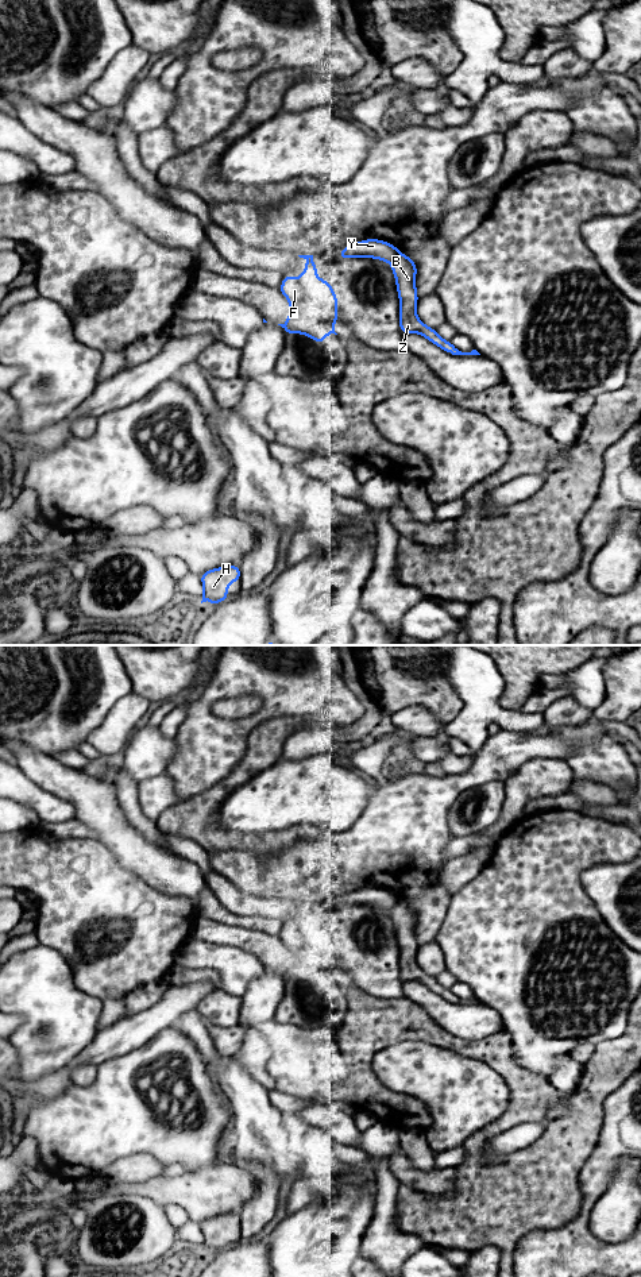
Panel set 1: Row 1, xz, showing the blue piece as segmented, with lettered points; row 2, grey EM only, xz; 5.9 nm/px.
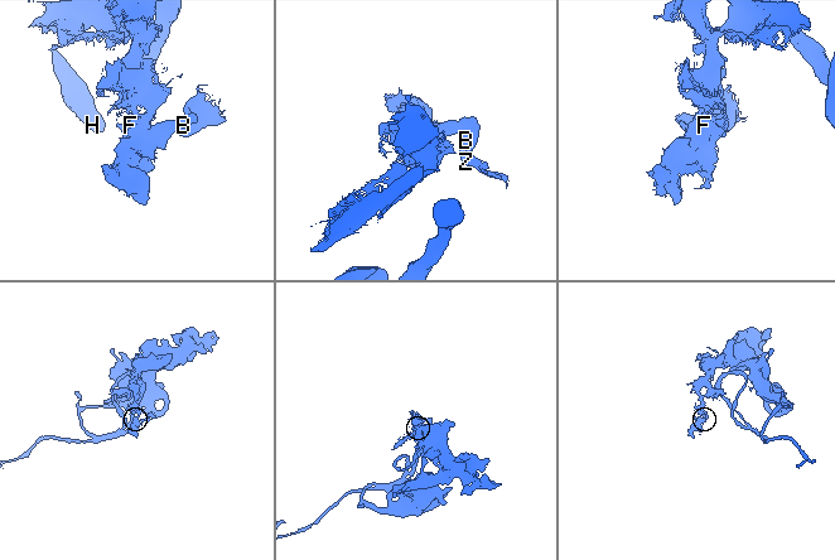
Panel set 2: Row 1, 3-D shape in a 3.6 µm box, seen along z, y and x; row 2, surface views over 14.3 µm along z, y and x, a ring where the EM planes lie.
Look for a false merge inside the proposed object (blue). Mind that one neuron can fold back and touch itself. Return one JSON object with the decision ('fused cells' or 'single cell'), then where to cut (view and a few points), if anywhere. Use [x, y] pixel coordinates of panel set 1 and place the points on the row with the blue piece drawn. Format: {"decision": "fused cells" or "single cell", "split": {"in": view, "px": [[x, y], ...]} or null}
{"decision": "fused cells", "split": {"in": "xz", "px": [[398, 253], [390, 262]]}}

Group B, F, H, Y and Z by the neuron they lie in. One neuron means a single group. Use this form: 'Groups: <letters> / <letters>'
Groups: B Z / F H Y

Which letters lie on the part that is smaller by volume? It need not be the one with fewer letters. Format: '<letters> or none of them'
B, Z

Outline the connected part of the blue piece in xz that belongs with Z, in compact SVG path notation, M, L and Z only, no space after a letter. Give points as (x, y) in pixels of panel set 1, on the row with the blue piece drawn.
M398 254L391 262L399 297L399 329L402 333L420 333L443 351L452 355L480 355L476 350L471 352L459 351L451 342L444 340L433 328L426 327L416 313L418 302L416 289L417 266L409 255Z

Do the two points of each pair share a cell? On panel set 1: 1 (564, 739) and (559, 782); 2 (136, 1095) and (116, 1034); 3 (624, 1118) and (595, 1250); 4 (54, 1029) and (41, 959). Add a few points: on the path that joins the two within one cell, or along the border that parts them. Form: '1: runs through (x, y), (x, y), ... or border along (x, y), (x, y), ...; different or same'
1: border along (529, 759), (558, 757), (564, 760); different
2: border along (151, 1040), (127, 1053), (108, 1058), (97, 1067); different
3: runs through (609, 1150), (593, 1179), (583, 1218); same
4: runs through (54, 1011), (41, 988), (41, 976); same

